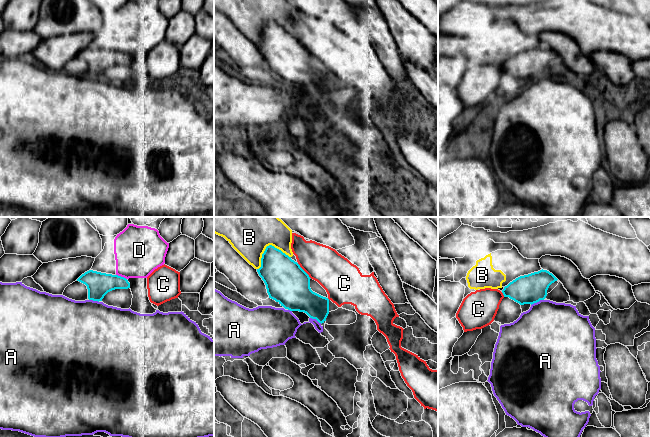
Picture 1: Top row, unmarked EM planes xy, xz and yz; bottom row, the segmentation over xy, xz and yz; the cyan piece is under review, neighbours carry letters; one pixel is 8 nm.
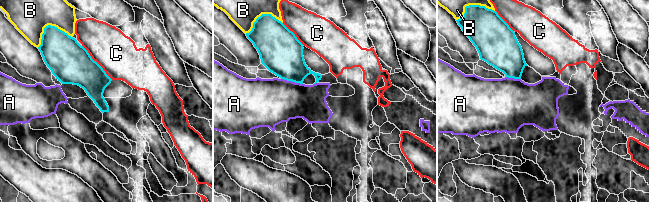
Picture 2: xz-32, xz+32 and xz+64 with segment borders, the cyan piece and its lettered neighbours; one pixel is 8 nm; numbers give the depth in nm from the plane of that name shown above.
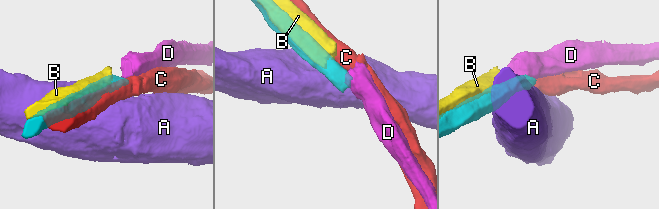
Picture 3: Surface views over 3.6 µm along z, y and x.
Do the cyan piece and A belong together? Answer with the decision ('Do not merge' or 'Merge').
Do not merge

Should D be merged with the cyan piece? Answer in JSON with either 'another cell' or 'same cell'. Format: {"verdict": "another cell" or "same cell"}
{"verdict": "another cell"}

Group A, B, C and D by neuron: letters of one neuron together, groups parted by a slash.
A / B D / C

